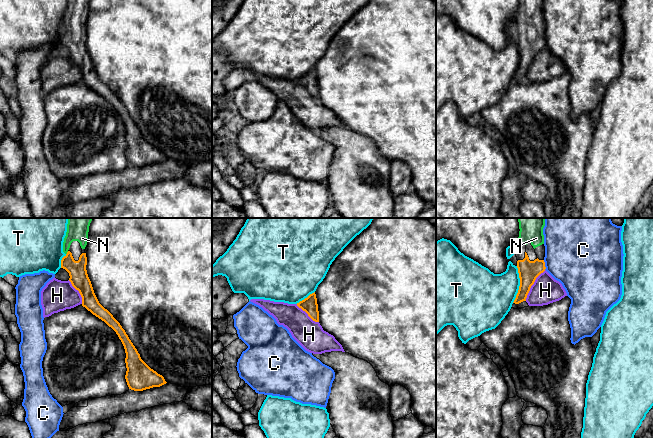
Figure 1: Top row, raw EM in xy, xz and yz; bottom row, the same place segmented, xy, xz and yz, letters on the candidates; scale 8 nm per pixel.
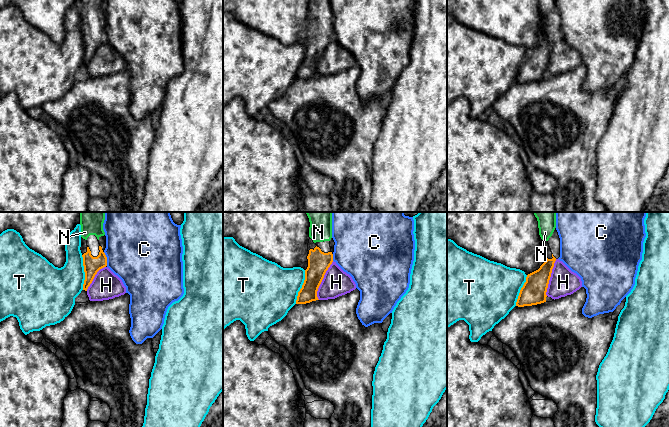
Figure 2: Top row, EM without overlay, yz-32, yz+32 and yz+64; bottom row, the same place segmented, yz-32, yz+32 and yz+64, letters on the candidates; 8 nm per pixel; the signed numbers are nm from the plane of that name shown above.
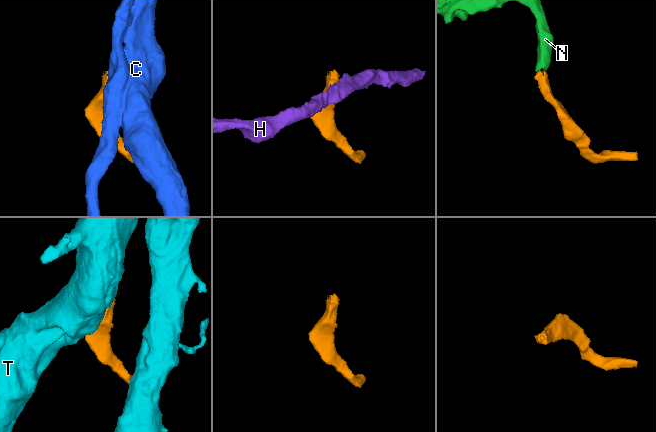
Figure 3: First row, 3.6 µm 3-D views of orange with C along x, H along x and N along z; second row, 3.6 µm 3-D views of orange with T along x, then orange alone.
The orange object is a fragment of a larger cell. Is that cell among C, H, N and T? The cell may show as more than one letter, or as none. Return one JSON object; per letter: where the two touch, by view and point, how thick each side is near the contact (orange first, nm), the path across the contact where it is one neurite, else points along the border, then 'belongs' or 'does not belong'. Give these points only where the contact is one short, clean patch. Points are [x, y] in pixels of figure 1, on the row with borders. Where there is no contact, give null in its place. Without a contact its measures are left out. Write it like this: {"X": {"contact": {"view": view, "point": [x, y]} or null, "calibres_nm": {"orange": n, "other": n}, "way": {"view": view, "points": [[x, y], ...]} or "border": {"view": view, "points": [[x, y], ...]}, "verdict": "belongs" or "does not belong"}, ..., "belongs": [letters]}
{"C": {"contact": {"view": "yz", "point": [544, 265]}, "calibres_nm": {"orange": 160, "other": 460}, "border": {"view": "yz", "points": [[543, 260], [545, 269]]}, "verdict": "does not belong"}, "H": {"contact": {"view": "yz", "point": [532, 284]}, "calibres_nm": {"orange": 160, "other": 220}, "border": {"view": "yz", "points": [[545, 270], [536, 278], [525, 300]]}, "verdict": "does not belong"}, "N": {"contact": {"view": "xy", "point": [67, 253]}, "calibres_nm": {"orange": 150, "other": 180}, "way": {"view": "xy", "points": [[79, 279], [68, 263], [67, 253], [66, 243], [78, 224]]}, "verdict": "belongs"}, "T": {"contact": {"view": "yz", "point": [520, 284]}, "calibres_nm": {"orange": 160, "other": 360}, "verdict": "does not belong"}, "belongs": ["N"]}

